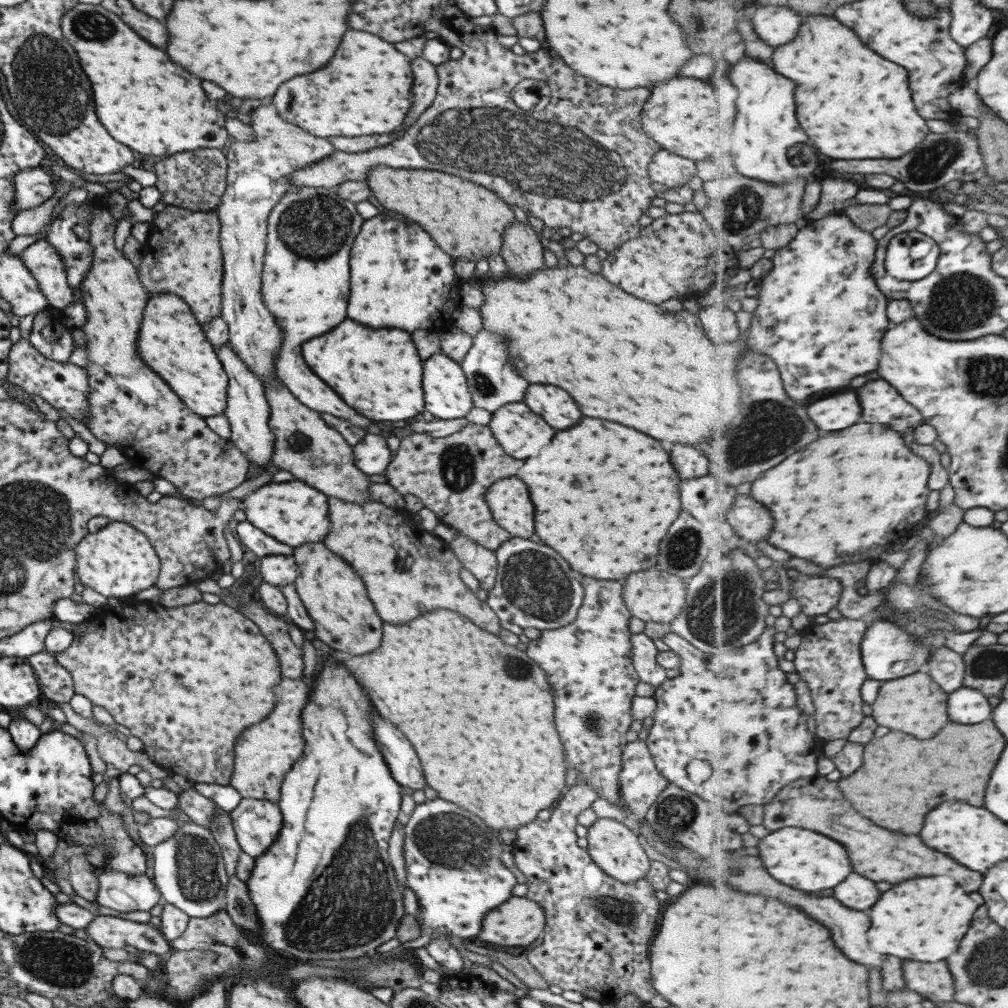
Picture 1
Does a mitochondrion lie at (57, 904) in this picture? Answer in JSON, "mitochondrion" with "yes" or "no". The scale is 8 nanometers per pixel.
{"mitochondrion":"no"}

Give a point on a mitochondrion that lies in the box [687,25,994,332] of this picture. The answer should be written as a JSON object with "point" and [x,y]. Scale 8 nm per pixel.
{"point":[939,156]}

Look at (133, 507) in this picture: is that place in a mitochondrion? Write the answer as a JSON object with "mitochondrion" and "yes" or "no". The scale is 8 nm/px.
{"mitochondrion":"no"}

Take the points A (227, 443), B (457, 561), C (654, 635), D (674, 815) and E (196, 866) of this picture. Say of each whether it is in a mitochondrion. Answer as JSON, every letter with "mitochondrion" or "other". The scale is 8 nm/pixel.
{"A":"other","B":"other","C":"other","D":"mitochondrion","E":"mitochondrion"}

